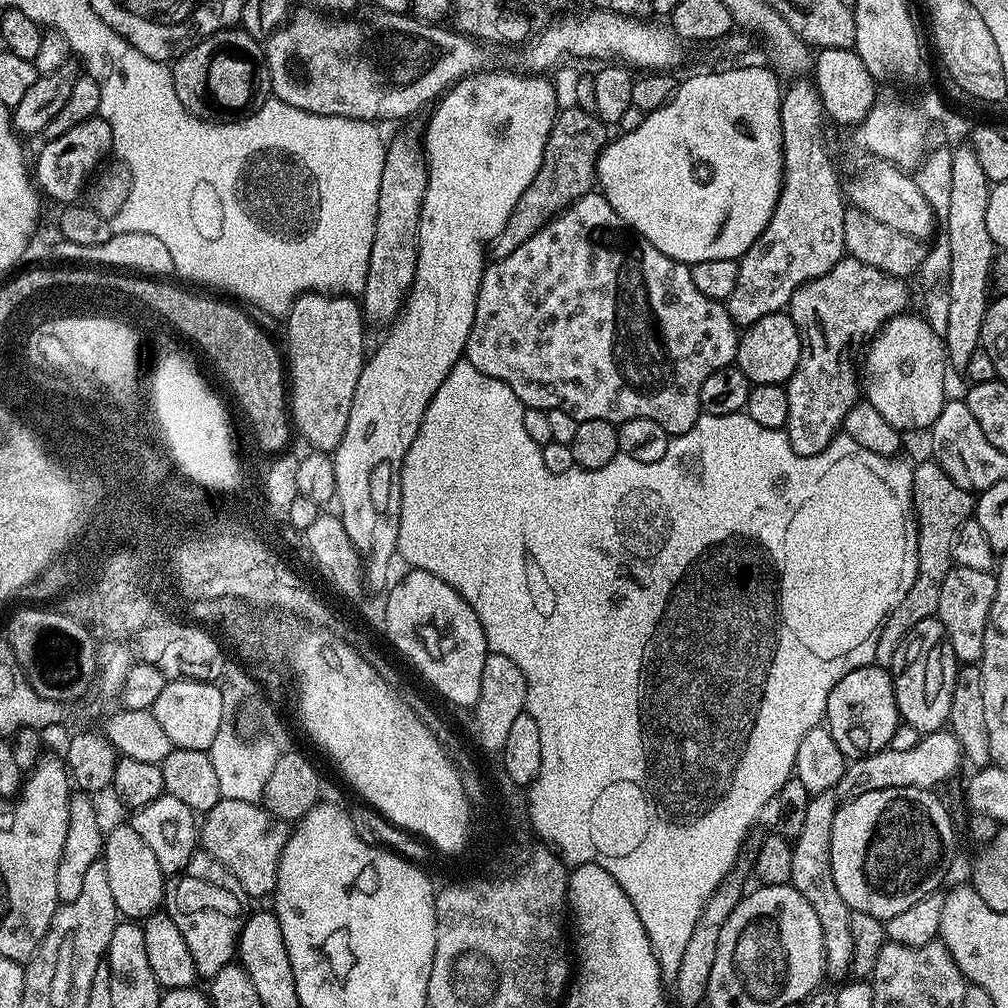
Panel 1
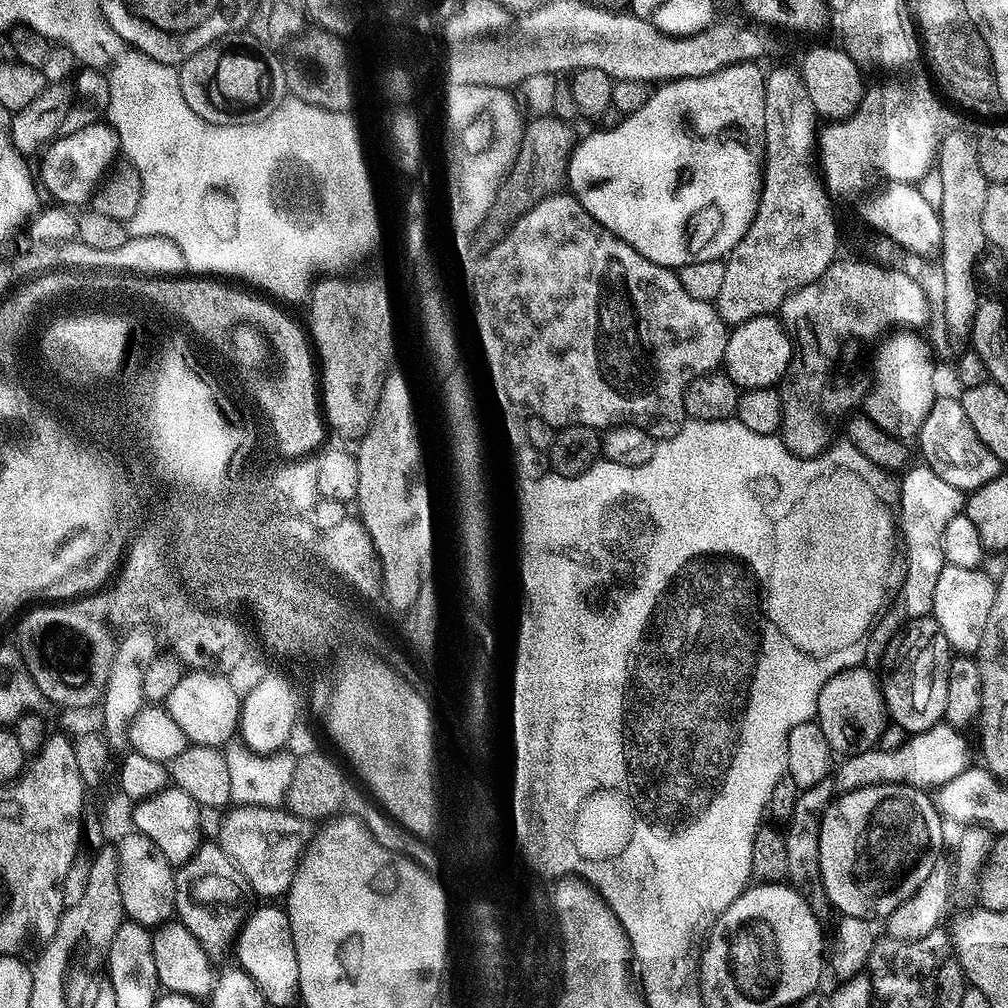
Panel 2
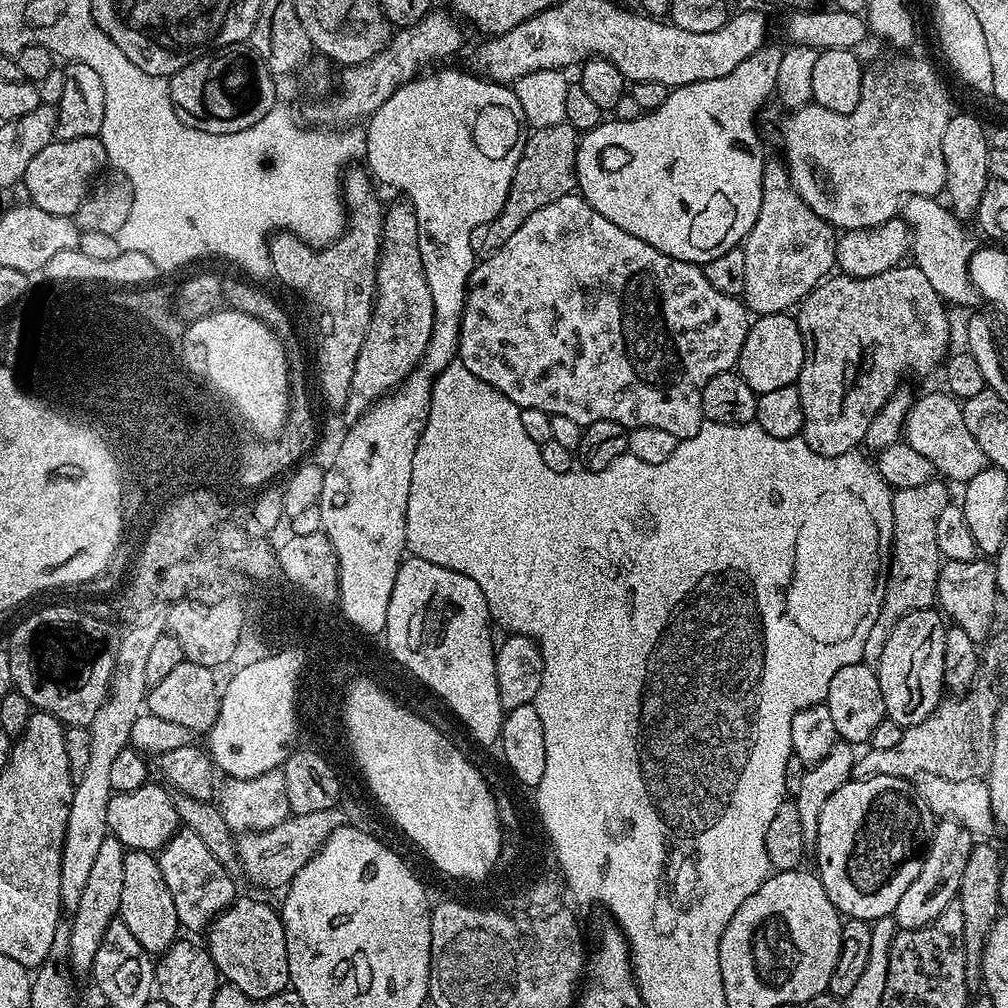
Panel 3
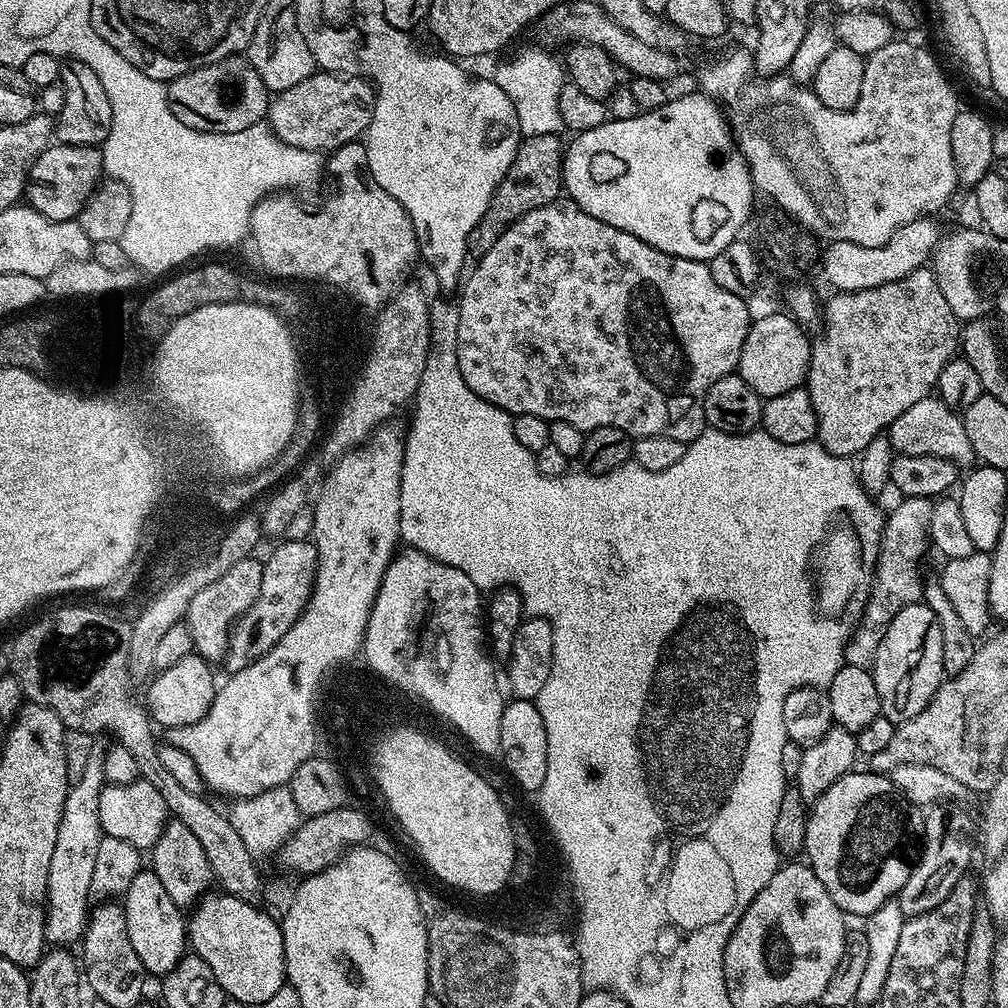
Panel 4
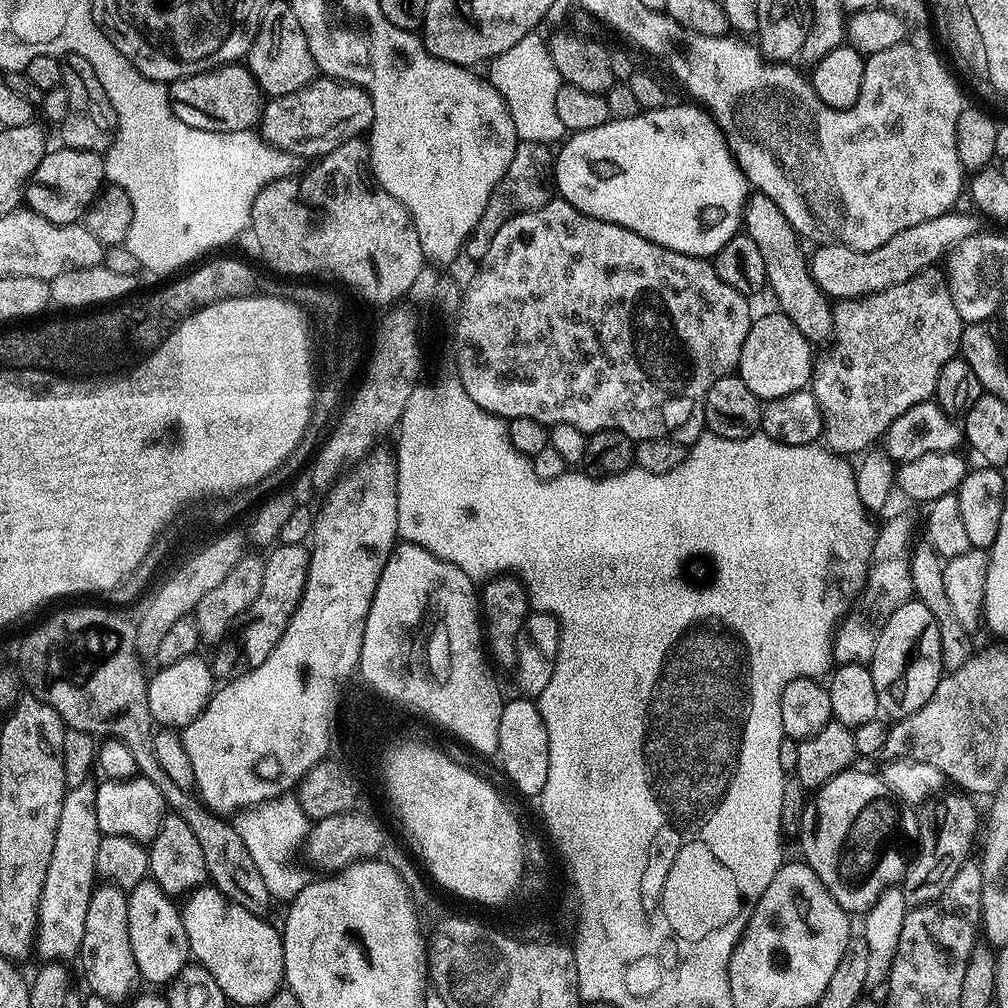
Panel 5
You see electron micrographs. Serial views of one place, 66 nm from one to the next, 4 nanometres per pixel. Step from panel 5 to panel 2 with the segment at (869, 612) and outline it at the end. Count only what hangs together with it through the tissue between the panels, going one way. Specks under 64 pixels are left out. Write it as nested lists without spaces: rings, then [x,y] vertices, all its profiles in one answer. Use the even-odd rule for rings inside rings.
[[[917,464],[903,475],[904,481],[898,484],[898,536],[902,541],[904,581],[900,583],[898,599],[891,609],[892,616],[885,615],[868,635],[864,645],[864,656],[867,659],[876,660],[880,655],[883,657],[908,621],[932,615],[934,585],[938,583],[938,574],[942,574],[945,566],[942,533],[950,518],[963,513],[966,503],[965,493],[950,486],[950,482],[938,478],[938,474],[934,474],[934,470],[930,470],[927,464]]]

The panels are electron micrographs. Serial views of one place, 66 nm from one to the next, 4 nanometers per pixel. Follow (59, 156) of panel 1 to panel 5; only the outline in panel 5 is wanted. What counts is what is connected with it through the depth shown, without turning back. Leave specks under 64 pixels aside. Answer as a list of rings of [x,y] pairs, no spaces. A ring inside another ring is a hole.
[[[63,146],[55,148],[45,152],[42,162],[38,162],[38,170],[34,170],[24,189],[24,200],[31,211],[50,222],[75,224],[83,221],[85,212],[105,187],[104,156]]]

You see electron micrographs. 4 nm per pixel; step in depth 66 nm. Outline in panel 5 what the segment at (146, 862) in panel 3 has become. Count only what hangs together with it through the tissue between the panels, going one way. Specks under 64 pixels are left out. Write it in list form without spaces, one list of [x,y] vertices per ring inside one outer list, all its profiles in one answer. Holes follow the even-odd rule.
[[[150,878],[138,882],[128,893],[126,926],[130,930],[130,950],[134,950],[134,962],[138,962],[140,980],[167,986],[190,963],[186,926],[180,917],[177,901],[166,895],[162,886]]]

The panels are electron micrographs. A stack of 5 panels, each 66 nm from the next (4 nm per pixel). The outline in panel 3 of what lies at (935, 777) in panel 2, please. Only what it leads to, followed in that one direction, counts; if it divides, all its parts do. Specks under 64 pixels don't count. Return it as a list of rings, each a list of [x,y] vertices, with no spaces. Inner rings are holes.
[[[977,686],[955,698],[941,699],[940,705],[922,722],[905,728],[902,738],[891,750],[868,750],[857,759],[853,777],[869,780],[875,776],[893,776],[908,780],[925,776],[941,776],[955,780],[984,780],[990,770],[990,750],[994,738],[994,718],[998,707],[996,692],[992,688]]]

